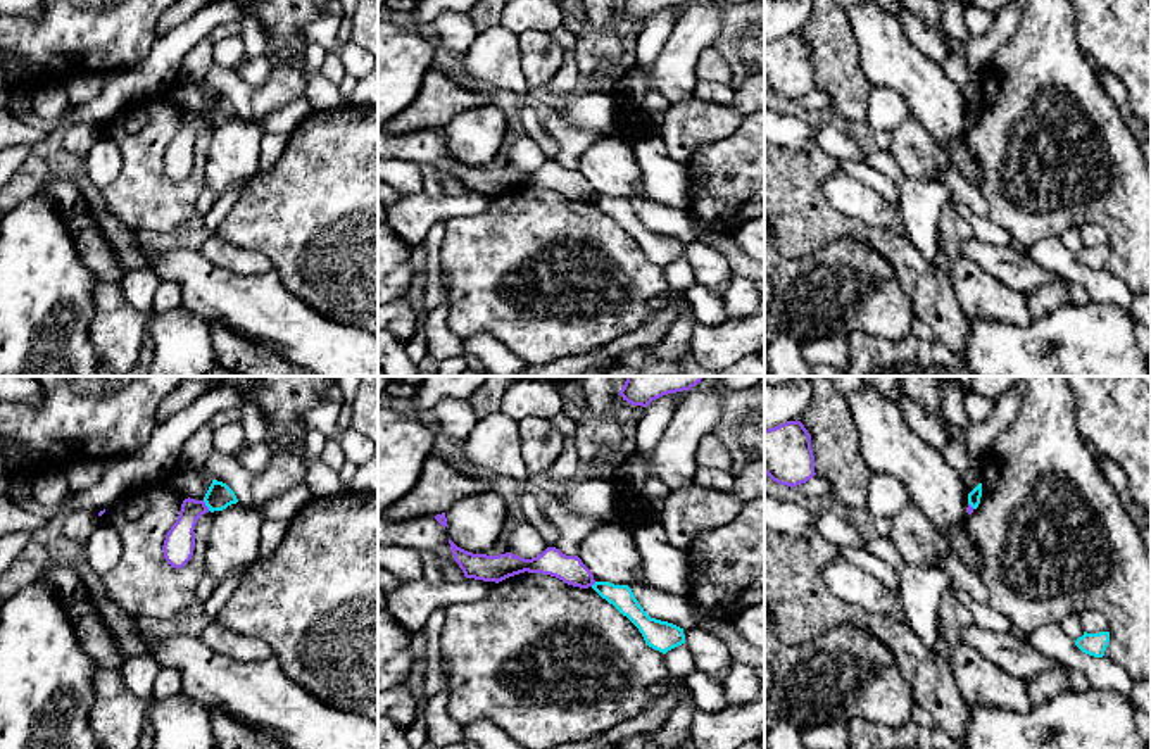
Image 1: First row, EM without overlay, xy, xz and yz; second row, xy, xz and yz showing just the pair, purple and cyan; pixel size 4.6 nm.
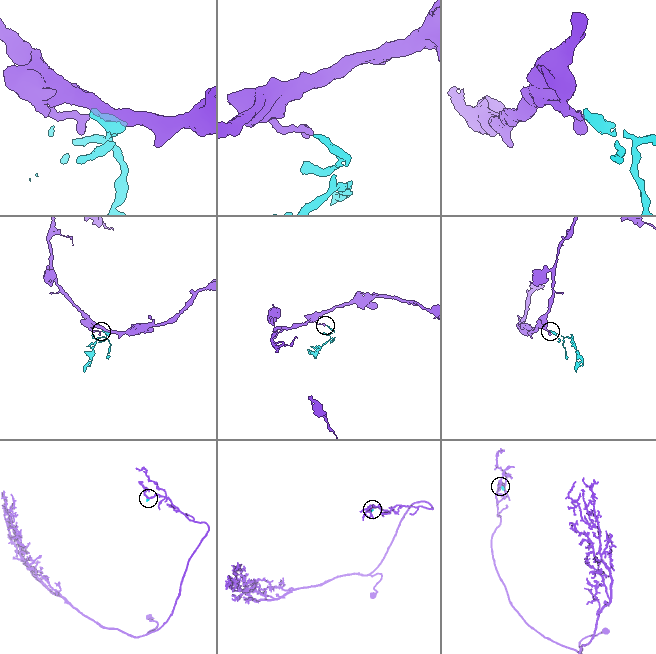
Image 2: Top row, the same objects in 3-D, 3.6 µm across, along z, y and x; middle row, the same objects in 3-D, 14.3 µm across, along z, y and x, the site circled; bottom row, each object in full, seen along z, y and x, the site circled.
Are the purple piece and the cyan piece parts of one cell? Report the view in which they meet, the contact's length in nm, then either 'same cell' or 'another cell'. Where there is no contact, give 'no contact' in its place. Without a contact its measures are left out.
xy | 60 nm | another cell

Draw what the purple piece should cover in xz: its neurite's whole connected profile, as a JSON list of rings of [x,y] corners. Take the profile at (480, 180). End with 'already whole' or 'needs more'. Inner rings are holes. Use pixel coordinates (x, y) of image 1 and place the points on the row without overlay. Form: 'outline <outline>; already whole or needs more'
outline [[[450,152],[449,157],[454,174],[466,192],[499,197],[509,190],[528,185],[550,188],[580,202],[588,202],[595,197],[592,185],[578,169],[566,169],[556,160],[547,160],[537,171],[525,173],[513,166],[499,169],[473,167],[457,160]]]; already whole

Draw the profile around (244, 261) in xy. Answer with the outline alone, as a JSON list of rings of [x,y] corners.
[[[212,233],[198,252],[214,266],[238,274],[262,274],[273,269],[271,261],[257,250],[235,247]]]

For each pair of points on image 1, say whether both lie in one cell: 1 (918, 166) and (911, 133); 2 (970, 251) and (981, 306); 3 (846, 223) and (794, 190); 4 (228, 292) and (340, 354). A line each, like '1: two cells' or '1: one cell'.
1: one cell
2: two cells
3: one cell
4: one cell

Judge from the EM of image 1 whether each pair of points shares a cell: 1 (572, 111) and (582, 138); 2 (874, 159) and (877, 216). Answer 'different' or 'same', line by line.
1: different
2: different

